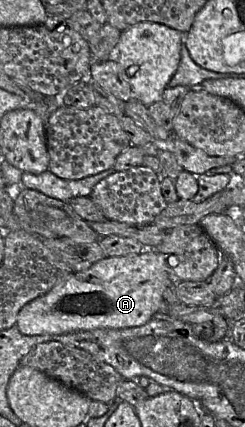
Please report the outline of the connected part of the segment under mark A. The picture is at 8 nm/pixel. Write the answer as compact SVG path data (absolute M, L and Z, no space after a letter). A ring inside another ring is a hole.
M146 249L136 255L104 258L84 271L69 273L49 292L23 306L16 326L22 334L35 336L144 325L165 306L163 292L174 285L166 257Z

